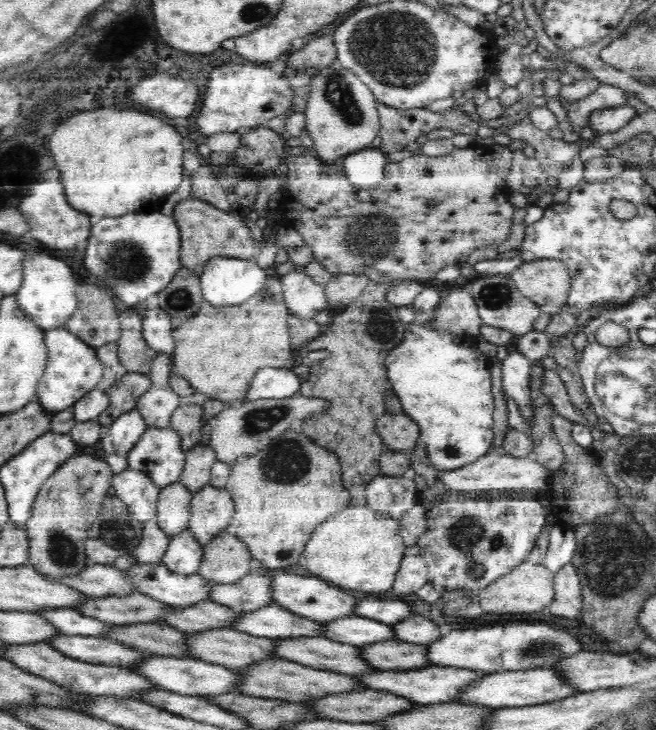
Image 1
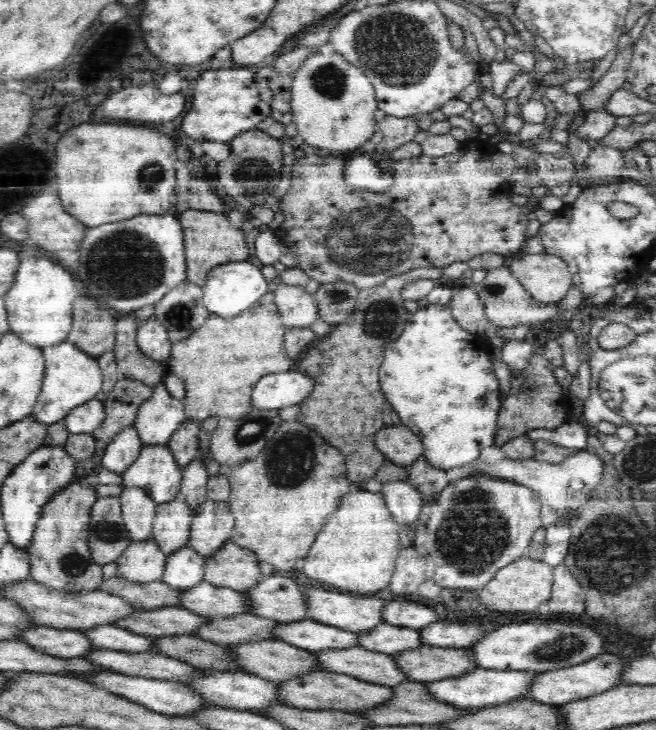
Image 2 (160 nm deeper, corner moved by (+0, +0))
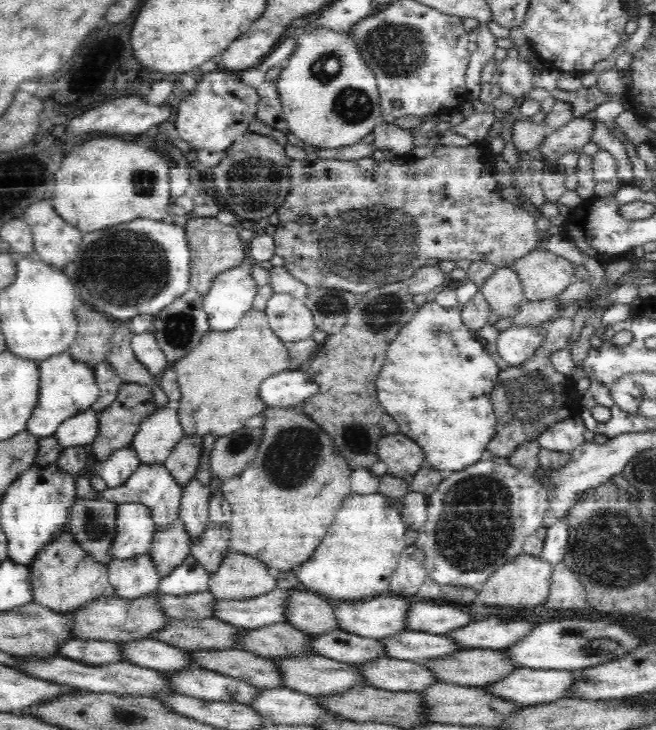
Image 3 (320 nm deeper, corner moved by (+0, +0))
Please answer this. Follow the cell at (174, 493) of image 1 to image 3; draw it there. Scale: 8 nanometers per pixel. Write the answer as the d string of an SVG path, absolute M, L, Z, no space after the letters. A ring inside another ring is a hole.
M179 519L164 531L156 530L148 553L161 574L160 580L183 564L183 560L191 555L193 544L192 537L184 531L184 524Z

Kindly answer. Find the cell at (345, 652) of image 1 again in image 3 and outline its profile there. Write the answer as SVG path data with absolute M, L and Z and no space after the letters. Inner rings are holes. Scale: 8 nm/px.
M390 656L356 664L355 668L368 685L392 692L422 692L428 686L439 682L422 662L400 660Z

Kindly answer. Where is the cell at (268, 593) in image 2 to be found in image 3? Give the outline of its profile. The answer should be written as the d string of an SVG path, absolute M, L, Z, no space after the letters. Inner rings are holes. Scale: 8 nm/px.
M288 589L288 593L286 620L292 626L308 635L326 634L339 629L332 606L323 596L297 589Z

